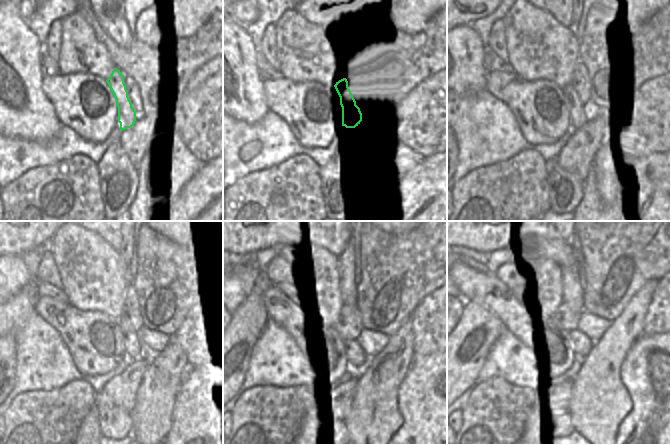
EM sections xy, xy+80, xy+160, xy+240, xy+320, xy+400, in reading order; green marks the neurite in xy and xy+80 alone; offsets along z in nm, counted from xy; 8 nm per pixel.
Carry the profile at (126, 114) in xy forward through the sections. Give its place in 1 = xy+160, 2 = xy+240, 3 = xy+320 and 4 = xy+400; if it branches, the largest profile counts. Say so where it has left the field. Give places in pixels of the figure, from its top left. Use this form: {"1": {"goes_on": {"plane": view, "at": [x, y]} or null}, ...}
{"1": {"goes_on": {"plane": "xy+160", "at": [575, 108]}}, "2": {"goes_on": {"plane": "xy+240", "at": [133, 349]}}, "3": {"goes_on": {"plane": "xy+320", "at": [366, 342]}}, "4": {"goes_on": {"plane": "xy+400", "at": [582, 345]}}}

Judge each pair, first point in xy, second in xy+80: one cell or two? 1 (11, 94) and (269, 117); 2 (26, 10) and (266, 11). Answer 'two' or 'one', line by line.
1: two
2: two

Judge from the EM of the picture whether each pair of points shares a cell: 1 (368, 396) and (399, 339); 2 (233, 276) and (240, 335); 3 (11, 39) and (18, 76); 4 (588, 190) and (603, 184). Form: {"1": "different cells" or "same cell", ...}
{"1": "same cell", "2": "different cells", "3": "same cell", "4": "different cells"}

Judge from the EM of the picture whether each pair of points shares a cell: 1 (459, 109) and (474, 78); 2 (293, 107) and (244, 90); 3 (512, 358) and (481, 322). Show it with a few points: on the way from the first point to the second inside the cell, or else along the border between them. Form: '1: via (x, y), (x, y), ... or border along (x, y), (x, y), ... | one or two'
1: border along (485, 89), (472, 93), (457, 92) | two
2: border along (263, 80), (265, 102), (268, 109) | two
3: border along (505, 329), (492, 345), (486, 360) | two

